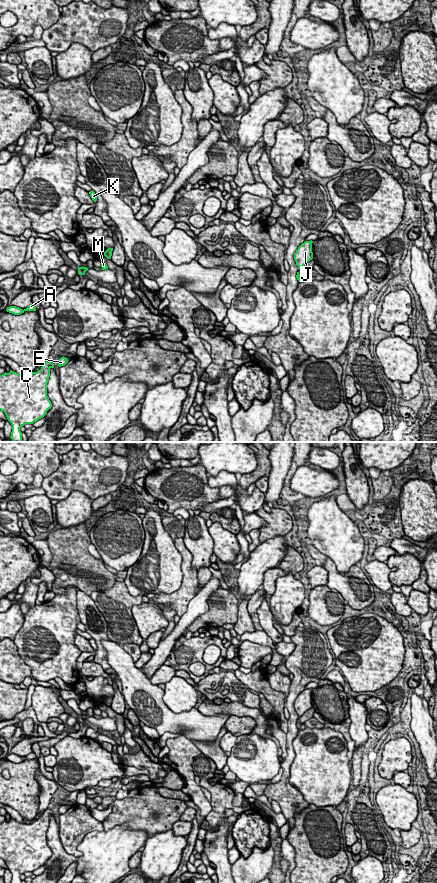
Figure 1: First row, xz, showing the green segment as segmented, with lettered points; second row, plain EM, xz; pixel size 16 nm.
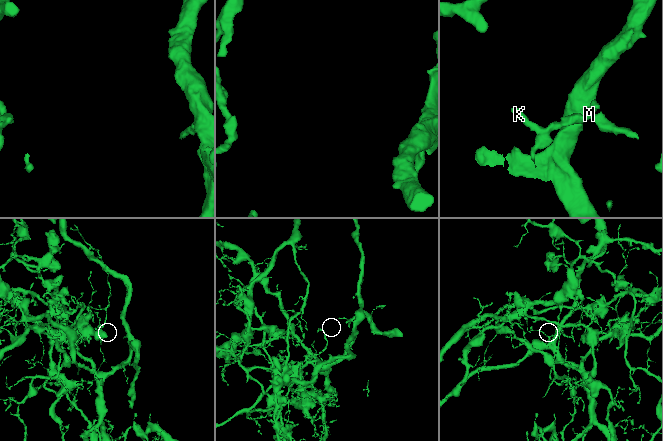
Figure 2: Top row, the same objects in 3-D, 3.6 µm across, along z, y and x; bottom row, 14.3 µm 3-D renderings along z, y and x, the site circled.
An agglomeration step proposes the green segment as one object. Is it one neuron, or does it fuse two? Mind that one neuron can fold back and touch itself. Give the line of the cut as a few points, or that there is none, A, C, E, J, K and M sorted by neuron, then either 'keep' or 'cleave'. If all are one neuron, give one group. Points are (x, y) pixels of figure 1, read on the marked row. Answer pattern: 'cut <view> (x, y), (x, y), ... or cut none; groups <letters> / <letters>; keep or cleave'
cut xz (81, 267), (84, 272); groups A E J K M / C; cleave

